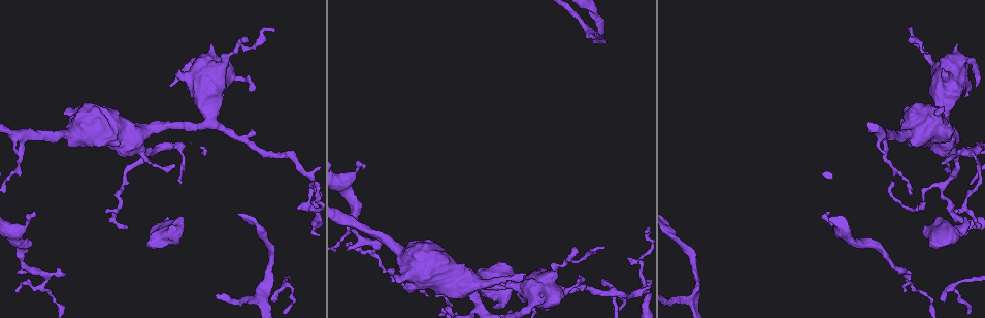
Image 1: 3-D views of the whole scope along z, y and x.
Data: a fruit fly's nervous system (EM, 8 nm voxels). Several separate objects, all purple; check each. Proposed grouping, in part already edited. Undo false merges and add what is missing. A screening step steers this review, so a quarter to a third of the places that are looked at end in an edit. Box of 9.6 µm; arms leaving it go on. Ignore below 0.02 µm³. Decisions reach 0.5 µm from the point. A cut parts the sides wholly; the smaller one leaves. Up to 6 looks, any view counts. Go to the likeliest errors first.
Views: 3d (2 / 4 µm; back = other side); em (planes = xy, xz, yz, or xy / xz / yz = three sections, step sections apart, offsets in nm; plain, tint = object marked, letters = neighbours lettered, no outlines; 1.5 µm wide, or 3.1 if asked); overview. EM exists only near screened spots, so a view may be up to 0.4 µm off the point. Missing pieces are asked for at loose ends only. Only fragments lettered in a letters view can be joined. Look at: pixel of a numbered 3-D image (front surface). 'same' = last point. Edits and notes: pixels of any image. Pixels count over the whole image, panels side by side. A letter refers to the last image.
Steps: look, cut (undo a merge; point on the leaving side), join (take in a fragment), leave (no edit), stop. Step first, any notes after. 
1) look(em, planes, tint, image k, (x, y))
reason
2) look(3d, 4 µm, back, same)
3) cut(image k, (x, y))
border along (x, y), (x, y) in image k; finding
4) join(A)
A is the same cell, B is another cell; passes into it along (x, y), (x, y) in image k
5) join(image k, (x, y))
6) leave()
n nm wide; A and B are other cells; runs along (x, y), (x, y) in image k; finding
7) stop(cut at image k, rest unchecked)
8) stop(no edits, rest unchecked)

look(em, yz, step 8, letters, image 1, (970, 222))
stops while still wide

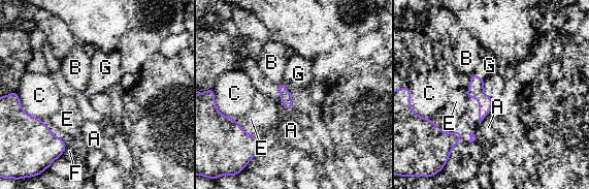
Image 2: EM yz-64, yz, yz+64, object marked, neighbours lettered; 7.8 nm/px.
look(em, planes, letters, same)

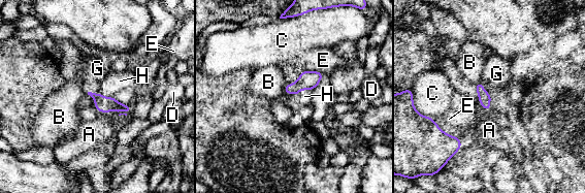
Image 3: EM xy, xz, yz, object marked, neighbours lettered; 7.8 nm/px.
join(G)
G is the same cell, A, B, C, D, E and H are other cells; the cell continues

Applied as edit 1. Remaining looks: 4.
look(em, xz, step 8, tint, image 1, (910, 273))
branch stops here

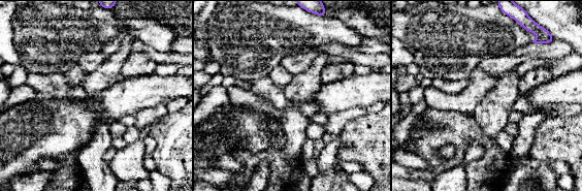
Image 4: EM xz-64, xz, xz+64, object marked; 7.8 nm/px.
look(em, planes, letters, same)

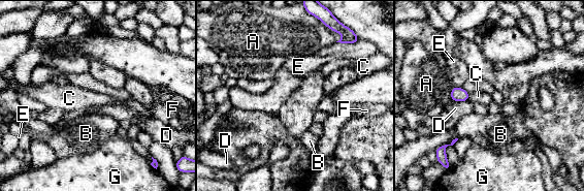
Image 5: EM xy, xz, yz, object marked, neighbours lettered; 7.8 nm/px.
leave()
A, B, C, D, E, F and G are other cells; border along (467, 99), (452, 101) in image 5; none of them fits

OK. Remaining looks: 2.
stop(join at image 3, rest unchecked)

